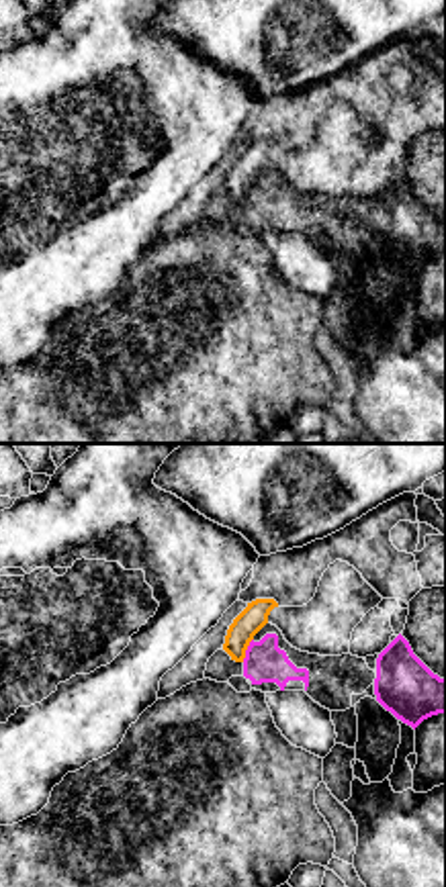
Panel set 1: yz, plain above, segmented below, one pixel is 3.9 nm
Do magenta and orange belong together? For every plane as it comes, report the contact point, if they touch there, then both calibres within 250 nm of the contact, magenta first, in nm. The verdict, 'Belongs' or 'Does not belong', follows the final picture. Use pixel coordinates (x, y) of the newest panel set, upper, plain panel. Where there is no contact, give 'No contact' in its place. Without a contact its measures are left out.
Touches magenta at (246, 193). Thickness 160 nm (magenta) against 100 nm

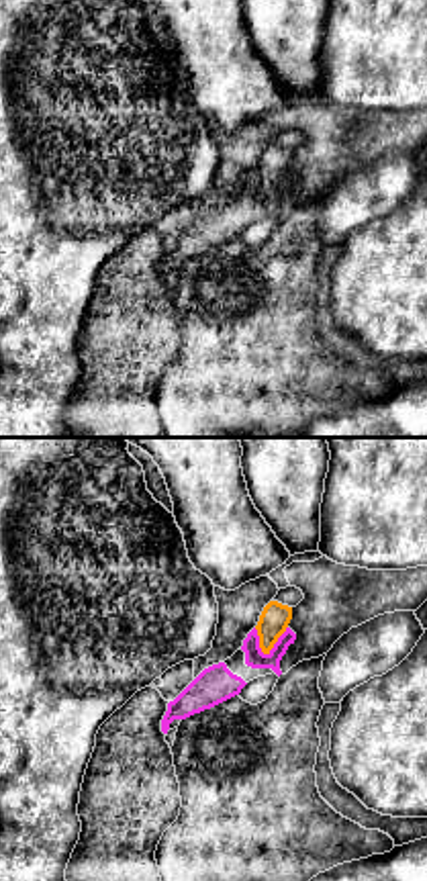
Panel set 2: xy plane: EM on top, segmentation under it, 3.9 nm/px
Touches magenta at (278, 182). Thickness 80 nm (magenta) against 120 nm

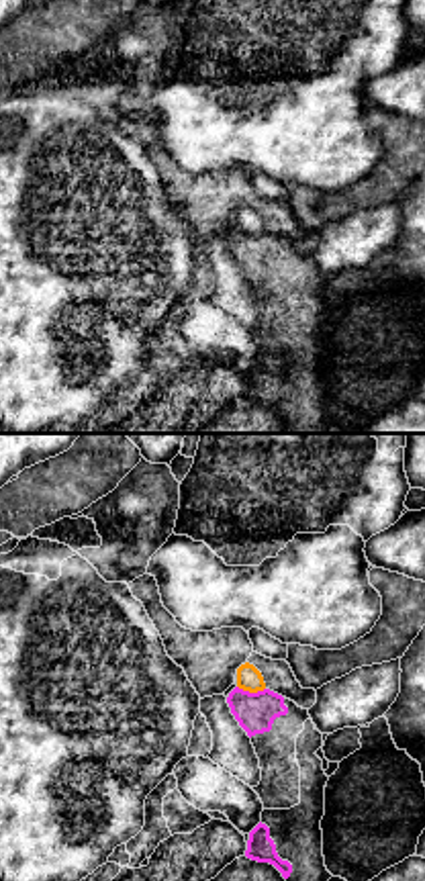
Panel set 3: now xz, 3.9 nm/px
Touches magenta at (252, 236). Thickness 160 nm (magenta) against 100 nm

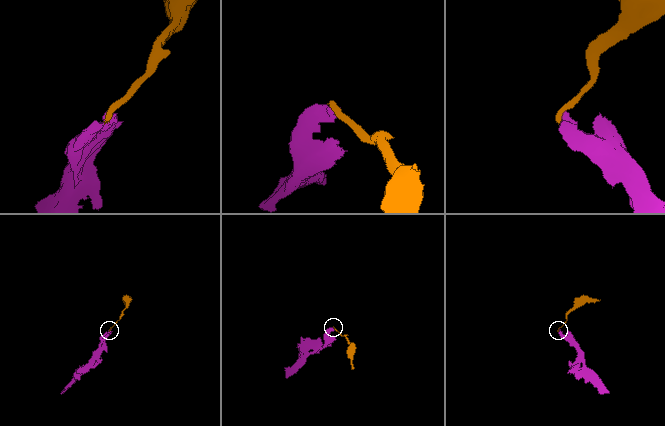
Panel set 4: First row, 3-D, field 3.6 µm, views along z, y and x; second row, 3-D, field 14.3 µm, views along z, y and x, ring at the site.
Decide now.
Does not belong

